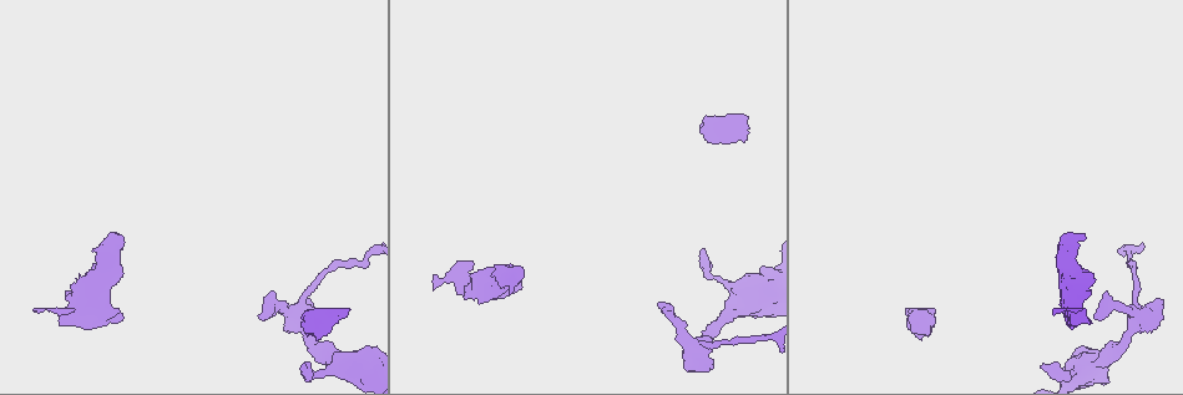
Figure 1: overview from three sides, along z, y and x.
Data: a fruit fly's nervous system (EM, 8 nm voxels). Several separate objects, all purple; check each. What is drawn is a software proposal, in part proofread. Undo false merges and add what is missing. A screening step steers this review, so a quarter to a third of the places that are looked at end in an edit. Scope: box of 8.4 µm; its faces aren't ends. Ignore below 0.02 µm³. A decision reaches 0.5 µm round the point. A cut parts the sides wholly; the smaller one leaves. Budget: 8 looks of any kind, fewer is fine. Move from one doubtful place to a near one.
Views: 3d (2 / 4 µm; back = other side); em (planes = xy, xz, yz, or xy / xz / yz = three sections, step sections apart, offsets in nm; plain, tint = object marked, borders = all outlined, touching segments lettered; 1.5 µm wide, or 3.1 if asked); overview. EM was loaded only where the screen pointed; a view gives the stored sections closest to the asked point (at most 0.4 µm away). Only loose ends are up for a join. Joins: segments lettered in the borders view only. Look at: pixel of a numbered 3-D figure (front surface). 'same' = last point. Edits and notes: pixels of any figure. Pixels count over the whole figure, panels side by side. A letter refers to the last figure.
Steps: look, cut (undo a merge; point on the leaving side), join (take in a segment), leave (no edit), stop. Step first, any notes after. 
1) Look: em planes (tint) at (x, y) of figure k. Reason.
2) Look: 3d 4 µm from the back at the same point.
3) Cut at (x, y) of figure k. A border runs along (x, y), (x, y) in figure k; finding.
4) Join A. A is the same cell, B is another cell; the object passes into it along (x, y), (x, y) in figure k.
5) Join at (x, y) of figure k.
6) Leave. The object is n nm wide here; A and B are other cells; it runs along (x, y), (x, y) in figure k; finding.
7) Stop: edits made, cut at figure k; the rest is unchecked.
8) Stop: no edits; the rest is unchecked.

Look: em xy step 8 (borders) at (1098, 316) of figure 1. Free end.

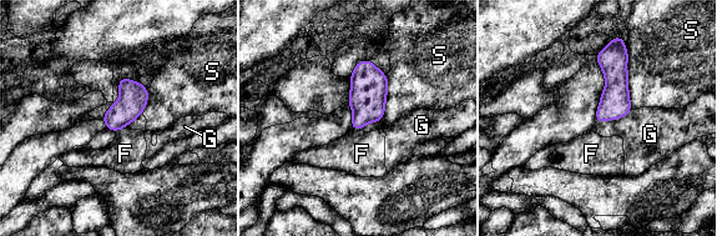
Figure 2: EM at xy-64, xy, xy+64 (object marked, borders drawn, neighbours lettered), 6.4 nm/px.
Look: em planes (borders) at the same point.

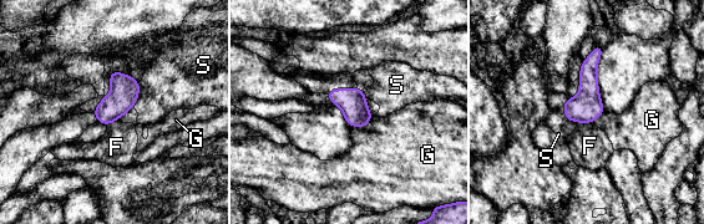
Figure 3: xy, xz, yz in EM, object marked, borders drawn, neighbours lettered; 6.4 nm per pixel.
Leave. F, G and S are other cells; a border runs along (373, 116), (365, 126), (350, 127) in figure 3; none of them fits.

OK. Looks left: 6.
Look: 3d 2 µm from the back at (303, 364) of figure 1. Thin end.

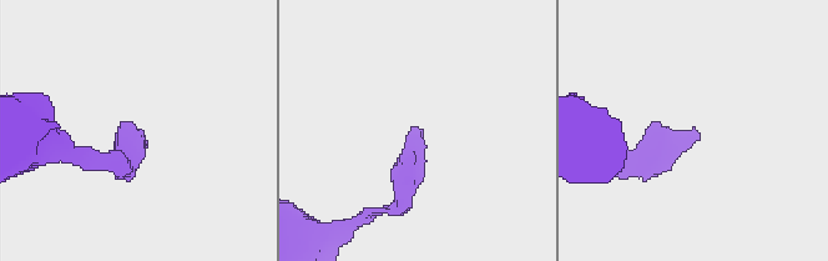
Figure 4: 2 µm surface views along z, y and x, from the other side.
Look: em planes (borders) at (695, 136) of figure 4. Need the tissue.

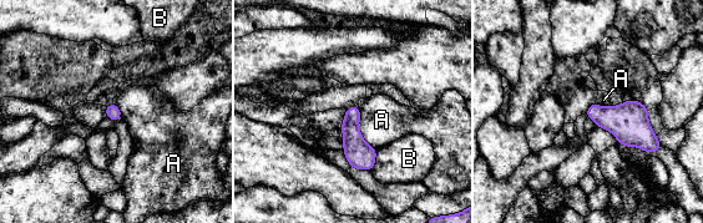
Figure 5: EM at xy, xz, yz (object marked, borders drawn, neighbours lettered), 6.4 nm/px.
Leave. A and B are other cells; none of them fits.

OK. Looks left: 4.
Look: em xy step 8 (borders) at (94, 299) of figure 1. A fork.

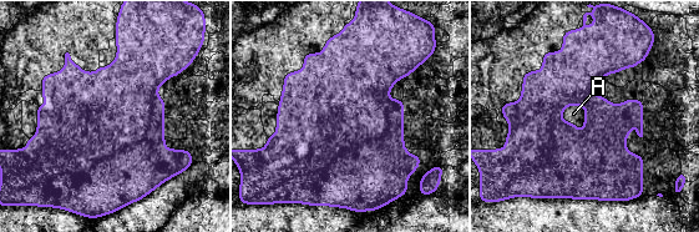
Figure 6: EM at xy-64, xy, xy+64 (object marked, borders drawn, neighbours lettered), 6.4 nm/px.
Look: em planes (borders) at the same point. Cut it another way.

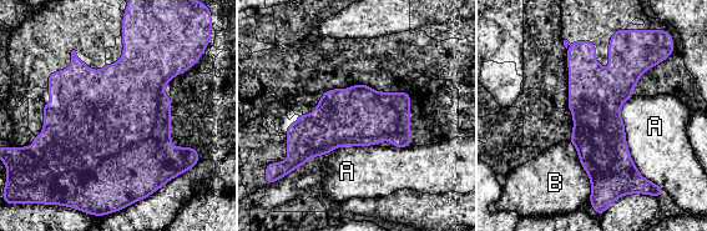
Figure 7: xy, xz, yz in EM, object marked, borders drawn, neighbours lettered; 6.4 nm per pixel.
Leave. The object is 380 nm wide here; A and B are other cells; it runs along (585, 48), (596, 106), (596, 189) in figure 7; all the same neuron.

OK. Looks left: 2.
Stop: no edits; the rest is unchecked.

